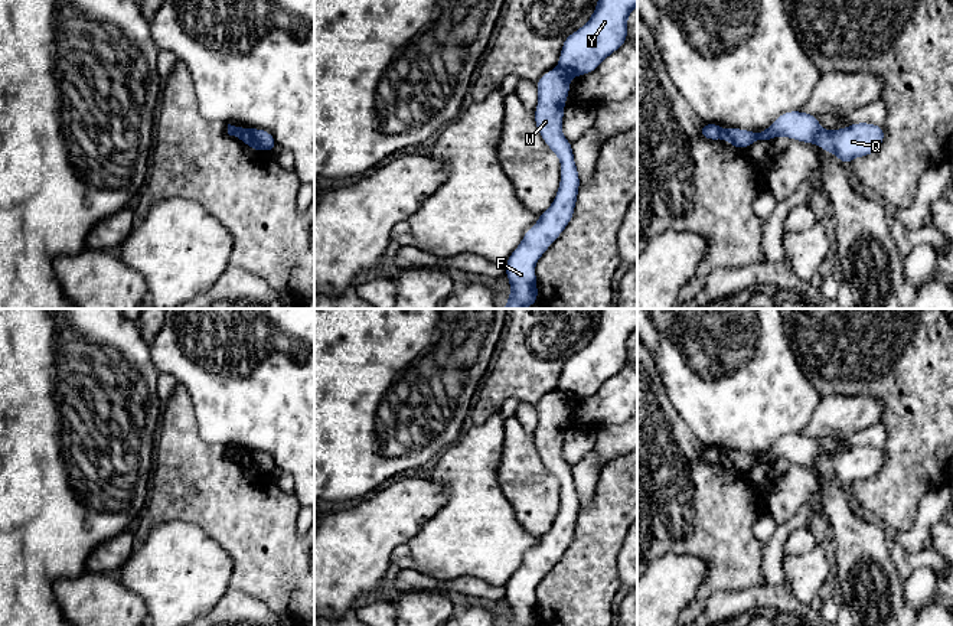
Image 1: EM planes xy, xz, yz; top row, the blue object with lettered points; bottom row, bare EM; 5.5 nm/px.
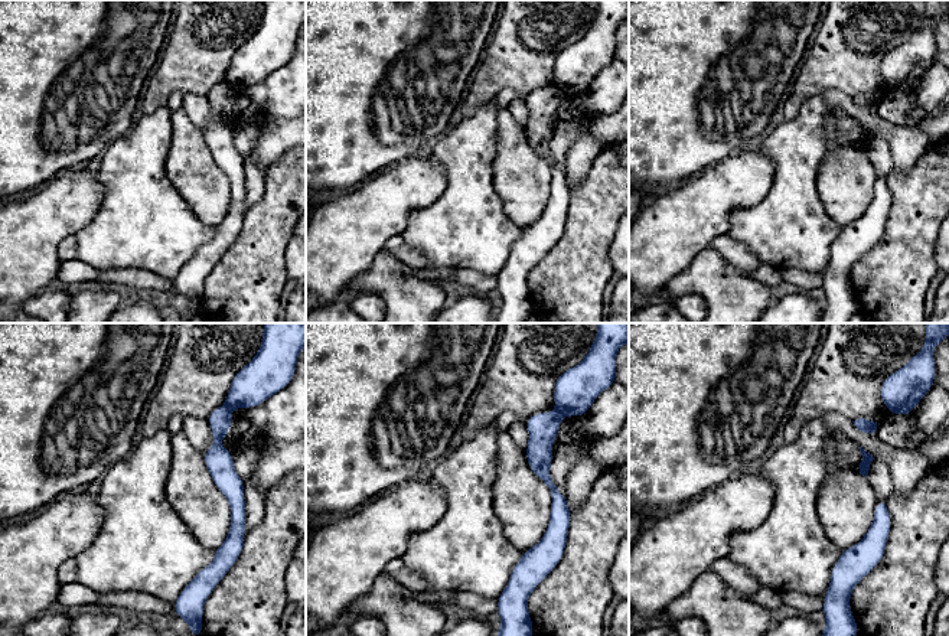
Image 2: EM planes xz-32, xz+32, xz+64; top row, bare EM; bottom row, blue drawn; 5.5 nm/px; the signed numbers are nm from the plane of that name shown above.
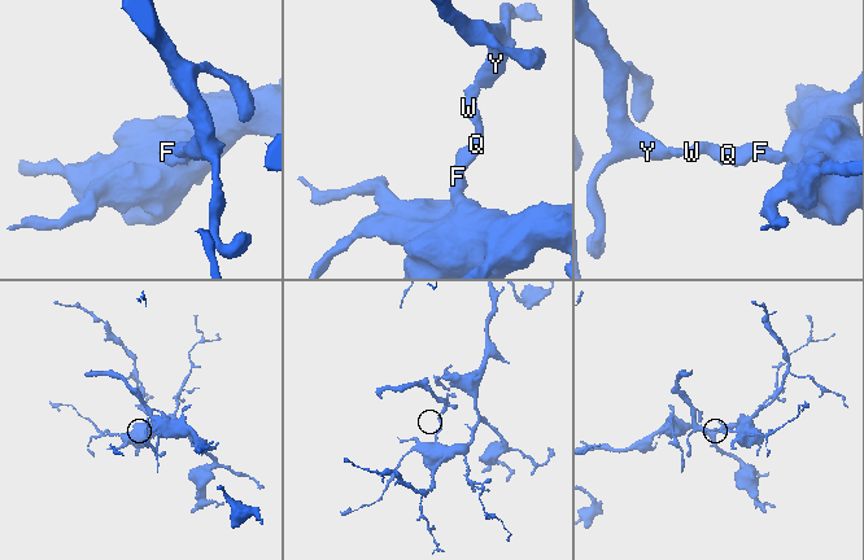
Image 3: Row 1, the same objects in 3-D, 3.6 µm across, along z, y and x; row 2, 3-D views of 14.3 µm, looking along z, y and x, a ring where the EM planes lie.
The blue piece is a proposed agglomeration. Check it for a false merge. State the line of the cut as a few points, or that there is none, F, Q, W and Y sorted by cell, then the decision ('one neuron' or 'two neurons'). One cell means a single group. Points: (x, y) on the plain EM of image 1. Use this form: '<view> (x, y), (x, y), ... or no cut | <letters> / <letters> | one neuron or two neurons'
xz (558, 390), (568, 400) | F Q W / Y | two neurons

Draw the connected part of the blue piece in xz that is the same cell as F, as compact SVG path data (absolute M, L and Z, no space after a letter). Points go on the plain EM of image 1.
M559 391L545 395L536 405L535 449L546 469L561 485L561 505L551 529L525 557L506 583L506 600L512 616L506 626L538 626L535 587L571 545L581 508L572 466L562 457L564 428L569 418L569 400Z

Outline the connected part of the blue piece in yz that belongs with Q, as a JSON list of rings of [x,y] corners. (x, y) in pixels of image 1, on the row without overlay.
[[[786,434],[764,454],[754,456],[744,451],[722,451],[724,462],[743,473],[757,463],[771,463],[784,459],[802,466],[815,466],[822,473],[833,476],[843,488],[855,480],[875,476],[884,462],[882,449],[855,446],[841,453],[823,453],[817,438],[803,434]]]

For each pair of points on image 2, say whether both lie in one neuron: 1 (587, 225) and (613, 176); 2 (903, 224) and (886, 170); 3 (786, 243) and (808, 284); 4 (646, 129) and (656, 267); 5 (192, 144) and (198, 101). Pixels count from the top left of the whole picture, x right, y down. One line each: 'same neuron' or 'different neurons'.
1: same neuron
2: different neurons
3: different neurons
4: different neurons
5: different neurons

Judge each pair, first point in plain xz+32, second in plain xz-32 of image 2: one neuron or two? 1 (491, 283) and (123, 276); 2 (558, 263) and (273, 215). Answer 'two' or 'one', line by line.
1: one
2: one

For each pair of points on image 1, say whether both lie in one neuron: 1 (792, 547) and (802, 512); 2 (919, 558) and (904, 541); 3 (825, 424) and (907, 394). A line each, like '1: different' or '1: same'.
1: different
2: different
3: different

